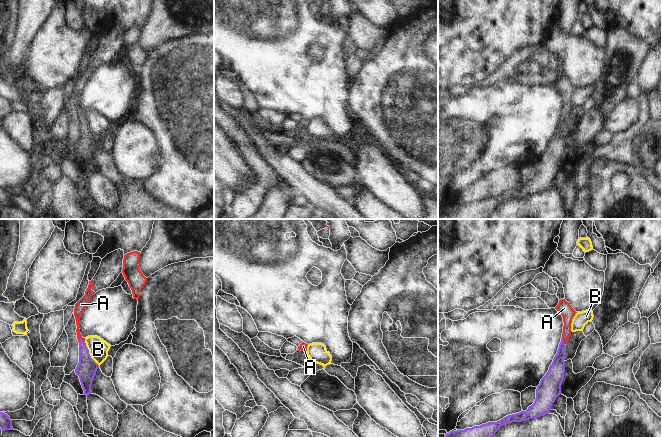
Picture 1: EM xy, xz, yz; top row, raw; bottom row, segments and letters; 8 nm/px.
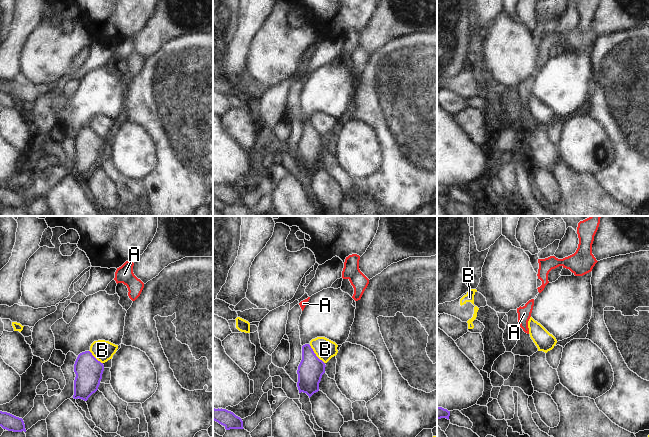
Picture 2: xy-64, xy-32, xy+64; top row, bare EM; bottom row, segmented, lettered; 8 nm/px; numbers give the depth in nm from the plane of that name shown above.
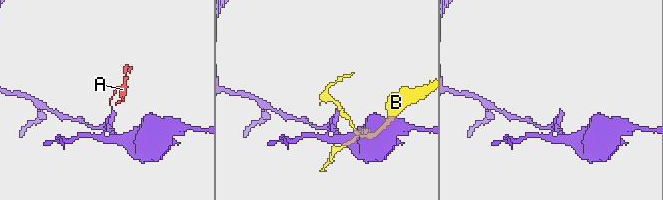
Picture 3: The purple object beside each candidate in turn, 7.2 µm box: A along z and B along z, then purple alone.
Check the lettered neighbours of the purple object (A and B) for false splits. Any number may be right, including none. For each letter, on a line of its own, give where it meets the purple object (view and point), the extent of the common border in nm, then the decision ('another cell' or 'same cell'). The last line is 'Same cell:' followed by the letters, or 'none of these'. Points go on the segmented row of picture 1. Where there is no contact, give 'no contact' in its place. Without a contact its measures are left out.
A: xy (81, 340) | 60 nm | same cell
B: xy (89, 354) | 220 nm | another cell
Same cell: A

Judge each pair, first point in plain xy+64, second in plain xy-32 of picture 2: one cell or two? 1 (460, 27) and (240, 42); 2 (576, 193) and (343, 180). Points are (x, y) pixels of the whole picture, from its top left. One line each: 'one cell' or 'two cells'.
1: two cells
2: two cells

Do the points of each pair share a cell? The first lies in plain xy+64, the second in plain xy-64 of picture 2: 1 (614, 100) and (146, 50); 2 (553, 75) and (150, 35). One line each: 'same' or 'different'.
1: different
2: different

